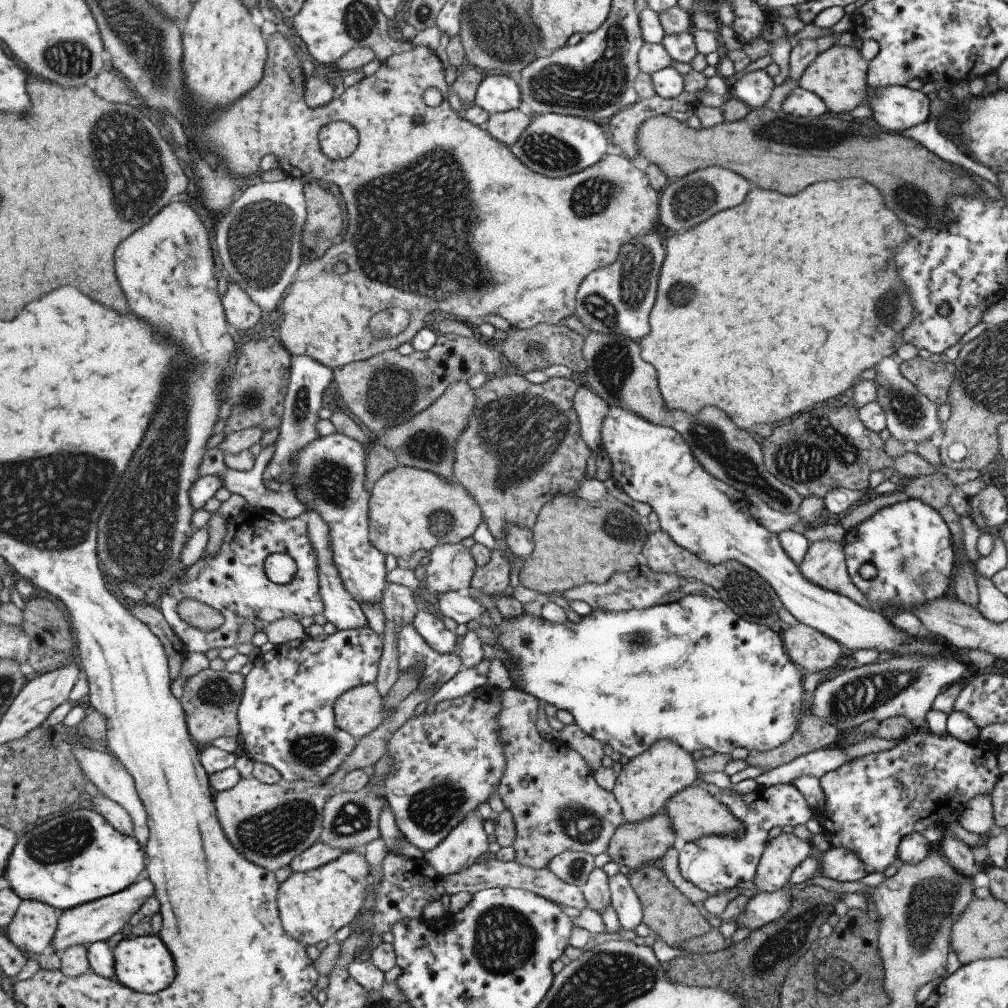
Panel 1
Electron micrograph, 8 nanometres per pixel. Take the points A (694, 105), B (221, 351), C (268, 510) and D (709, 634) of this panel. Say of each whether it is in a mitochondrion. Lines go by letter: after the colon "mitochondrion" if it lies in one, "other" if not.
A: other
B: other
C: other
D: other

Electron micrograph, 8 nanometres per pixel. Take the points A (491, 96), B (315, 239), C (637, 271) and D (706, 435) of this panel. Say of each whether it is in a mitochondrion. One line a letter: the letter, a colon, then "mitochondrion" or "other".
A: other
B: mitochondrion
C: mitochondrion
D: mitochondrion

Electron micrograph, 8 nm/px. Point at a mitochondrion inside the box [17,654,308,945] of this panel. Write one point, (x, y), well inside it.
(58, 844)

